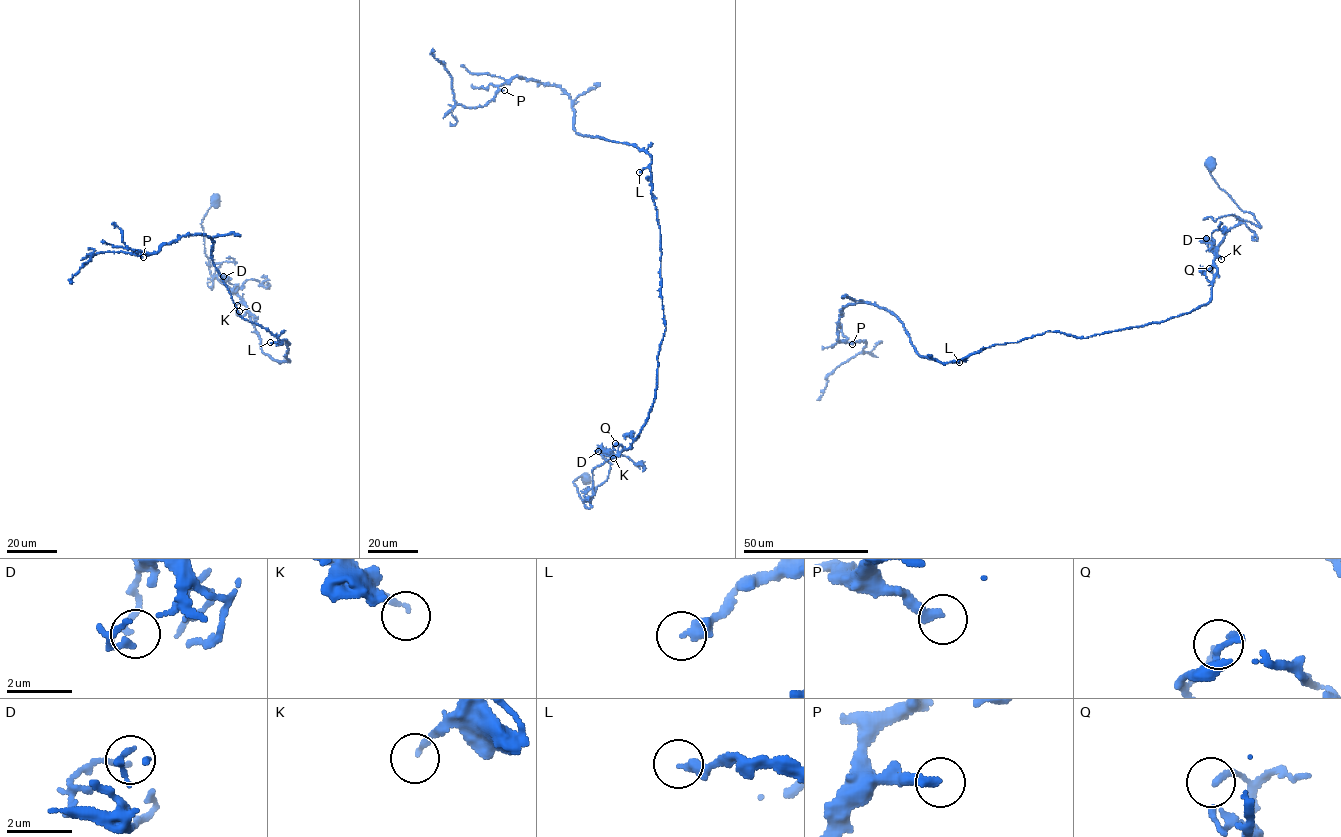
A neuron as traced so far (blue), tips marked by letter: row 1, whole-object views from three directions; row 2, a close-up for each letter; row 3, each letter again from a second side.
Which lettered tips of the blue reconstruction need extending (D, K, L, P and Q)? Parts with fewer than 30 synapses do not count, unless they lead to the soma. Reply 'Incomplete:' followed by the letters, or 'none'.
Incomplete: none

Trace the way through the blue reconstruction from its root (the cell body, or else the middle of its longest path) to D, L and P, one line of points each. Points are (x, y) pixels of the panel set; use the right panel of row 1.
D: (1211, 163), (1208, 169), (1219, 187), (1260, 227), (1242, 221), (1217, 247), (1202, 241), (1206, 238)
L: (1211, 163), (1219, 187), (1260, 227), (1242, 221), (1227, 231), (1209, 301), (1086, 337), (1046, 331), (959, 362)
P: (1211, 163), (1260, 227), (1227, 231), (1210, 301), (1188, 313), (943, 363), (858, 302), (837, 328), (852, 344)

